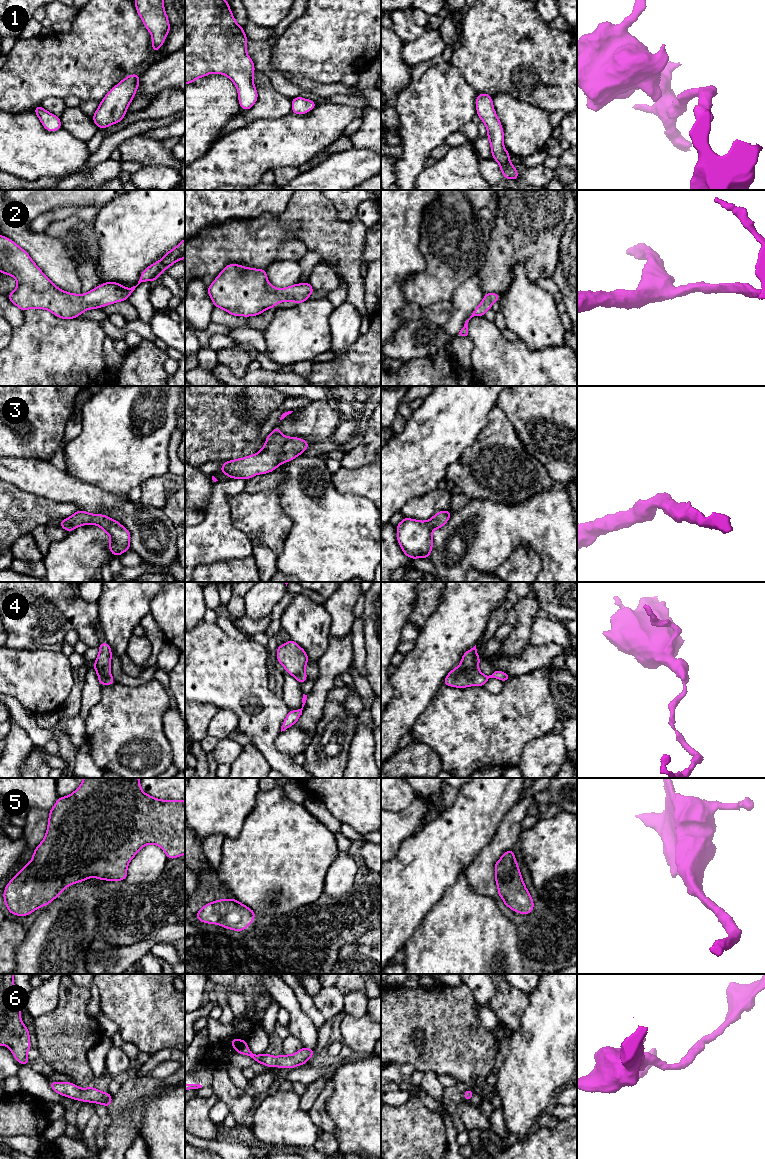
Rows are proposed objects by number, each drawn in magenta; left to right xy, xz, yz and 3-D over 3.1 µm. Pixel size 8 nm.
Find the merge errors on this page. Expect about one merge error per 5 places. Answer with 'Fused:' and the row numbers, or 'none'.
Fused: none

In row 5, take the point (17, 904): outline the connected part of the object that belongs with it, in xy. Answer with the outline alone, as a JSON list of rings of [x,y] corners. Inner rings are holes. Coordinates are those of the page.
[[[83,778],[82,784],[72,794],[59,797],[49,811],[43,841],[34,849],[31,861],[5,887],[5,906],[13,915],[28,916],[50,904],[67,886],[90,877],[126,880],[129,862],[148,844],[160,846],[168,859],[185,854],[185,801],[156,799],[142,791],[139,778]]]

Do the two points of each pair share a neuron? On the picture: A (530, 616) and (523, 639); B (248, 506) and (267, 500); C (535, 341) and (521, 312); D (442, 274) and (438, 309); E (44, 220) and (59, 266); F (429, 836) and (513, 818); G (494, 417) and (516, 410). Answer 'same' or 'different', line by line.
A: same
B: same
C: same
D: different
E: different
F: different
G: different

